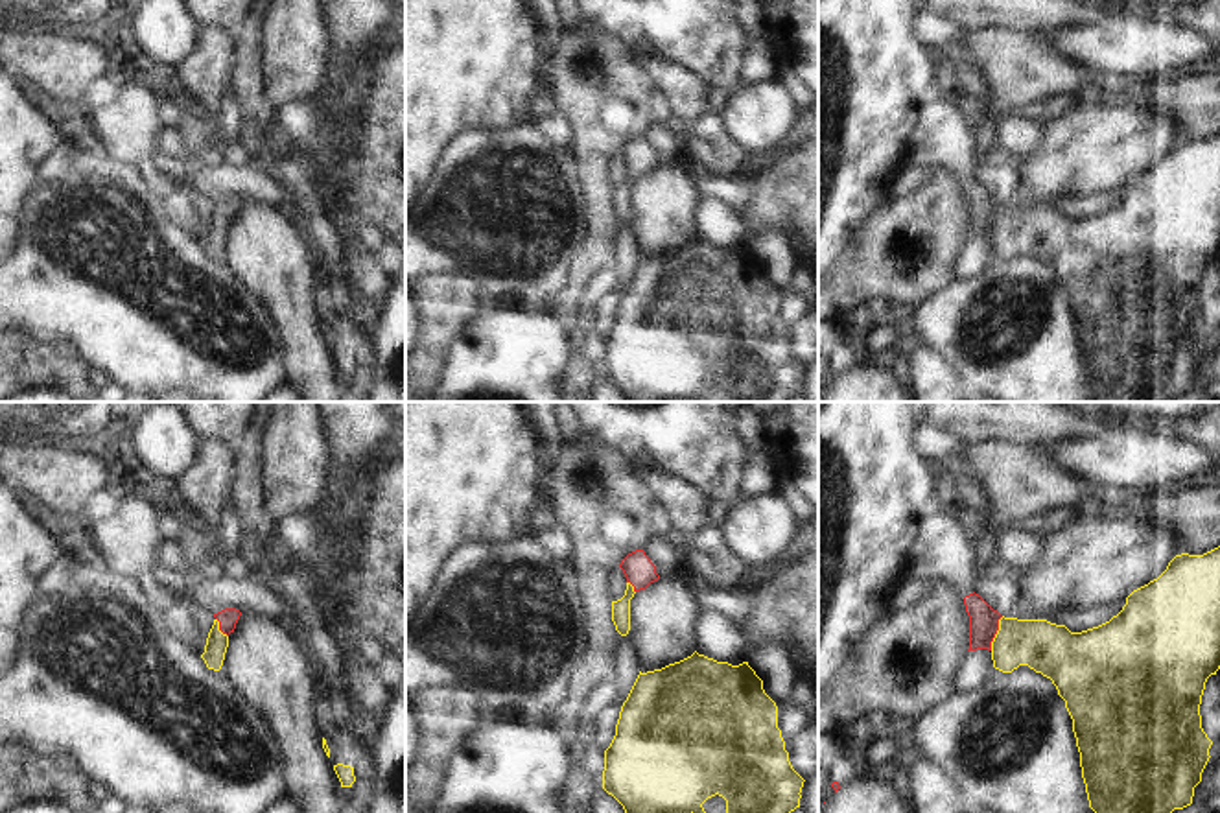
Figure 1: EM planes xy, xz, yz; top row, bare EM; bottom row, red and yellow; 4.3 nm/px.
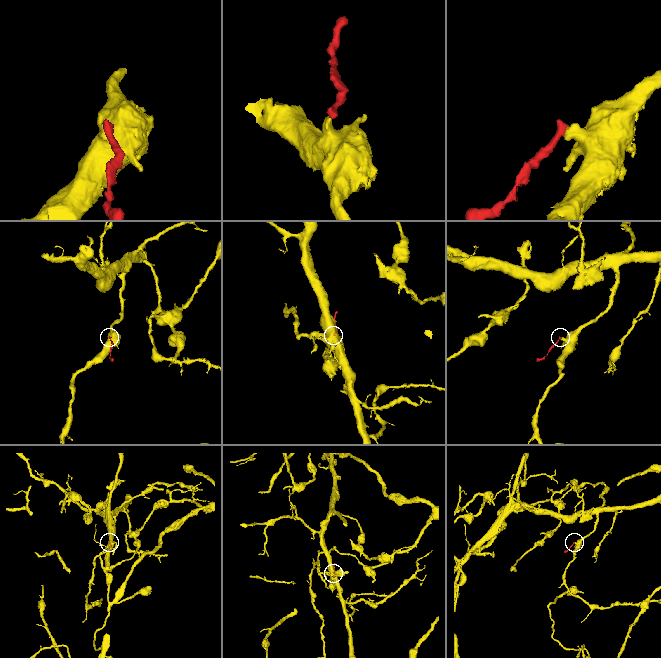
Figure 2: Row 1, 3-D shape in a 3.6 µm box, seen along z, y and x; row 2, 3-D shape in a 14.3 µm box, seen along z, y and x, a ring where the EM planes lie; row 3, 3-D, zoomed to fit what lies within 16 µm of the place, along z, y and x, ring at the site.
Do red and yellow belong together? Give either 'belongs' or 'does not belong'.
belongs

